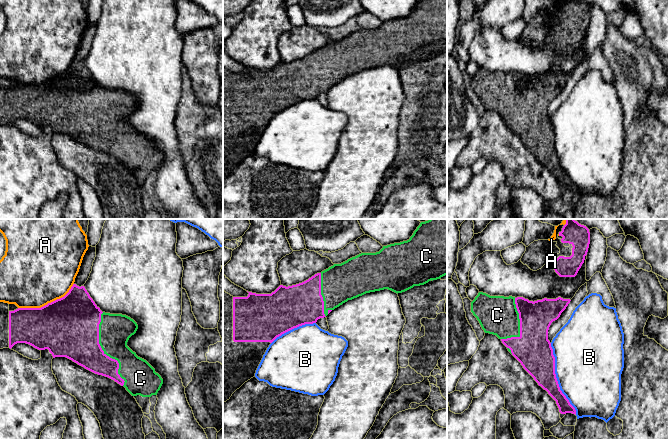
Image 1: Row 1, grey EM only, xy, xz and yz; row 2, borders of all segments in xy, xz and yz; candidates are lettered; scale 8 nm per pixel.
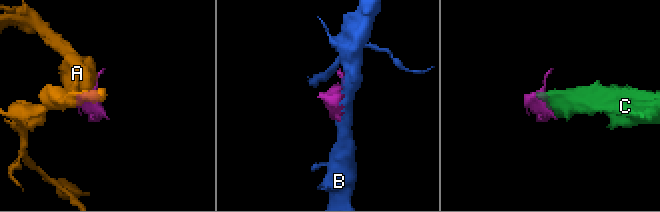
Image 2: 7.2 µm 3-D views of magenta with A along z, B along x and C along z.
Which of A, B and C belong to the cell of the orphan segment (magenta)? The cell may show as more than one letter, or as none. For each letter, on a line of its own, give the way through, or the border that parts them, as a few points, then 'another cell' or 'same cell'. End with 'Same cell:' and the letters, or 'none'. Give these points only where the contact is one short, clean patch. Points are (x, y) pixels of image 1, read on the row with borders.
A: another cell
B: another cell
C: same cell
Same cell: C

